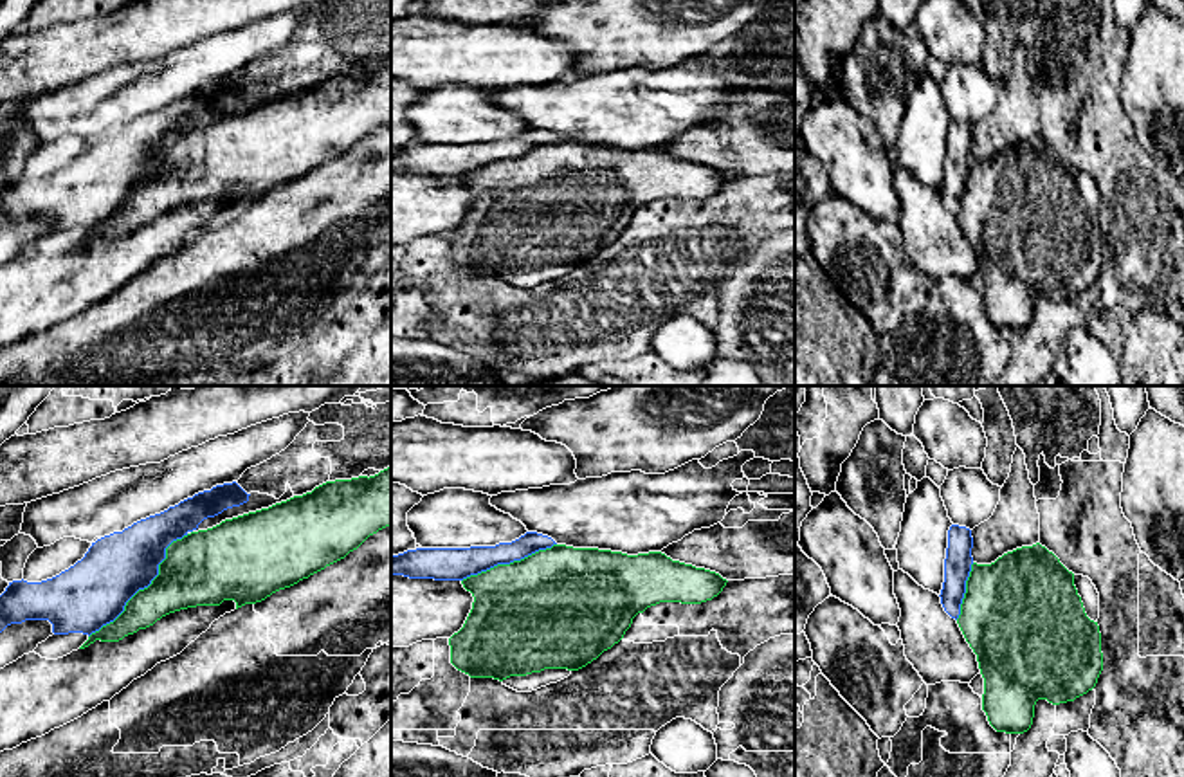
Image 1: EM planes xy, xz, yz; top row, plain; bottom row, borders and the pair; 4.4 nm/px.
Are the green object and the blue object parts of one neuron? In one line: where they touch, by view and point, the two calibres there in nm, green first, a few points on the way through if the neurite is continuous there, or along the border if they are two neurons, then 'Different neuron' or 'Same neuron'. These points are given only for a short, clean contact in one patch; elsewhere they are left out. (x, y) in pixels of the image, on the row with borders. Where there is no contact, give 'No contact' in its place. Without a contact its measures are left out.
Touches green at xy (145, 588). Thickness 300 nm (green) against 300 nm. Different neuron

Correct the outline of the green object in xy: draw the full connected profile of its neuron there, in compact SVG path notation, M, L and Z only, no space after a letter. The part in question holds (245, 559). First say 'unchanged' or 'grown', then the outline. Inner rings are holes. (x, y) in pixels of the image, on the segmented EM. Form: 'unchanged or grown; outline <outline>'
unchanged; outline M391 467L369 478L326 481L303 496L191 532L166 548L151 584L139 590L124 611L92 633L79 649L96 640L119 642L180 609L220 606L223 600L234 600L236 609L261 602L344 559L386 526L391 526Z

